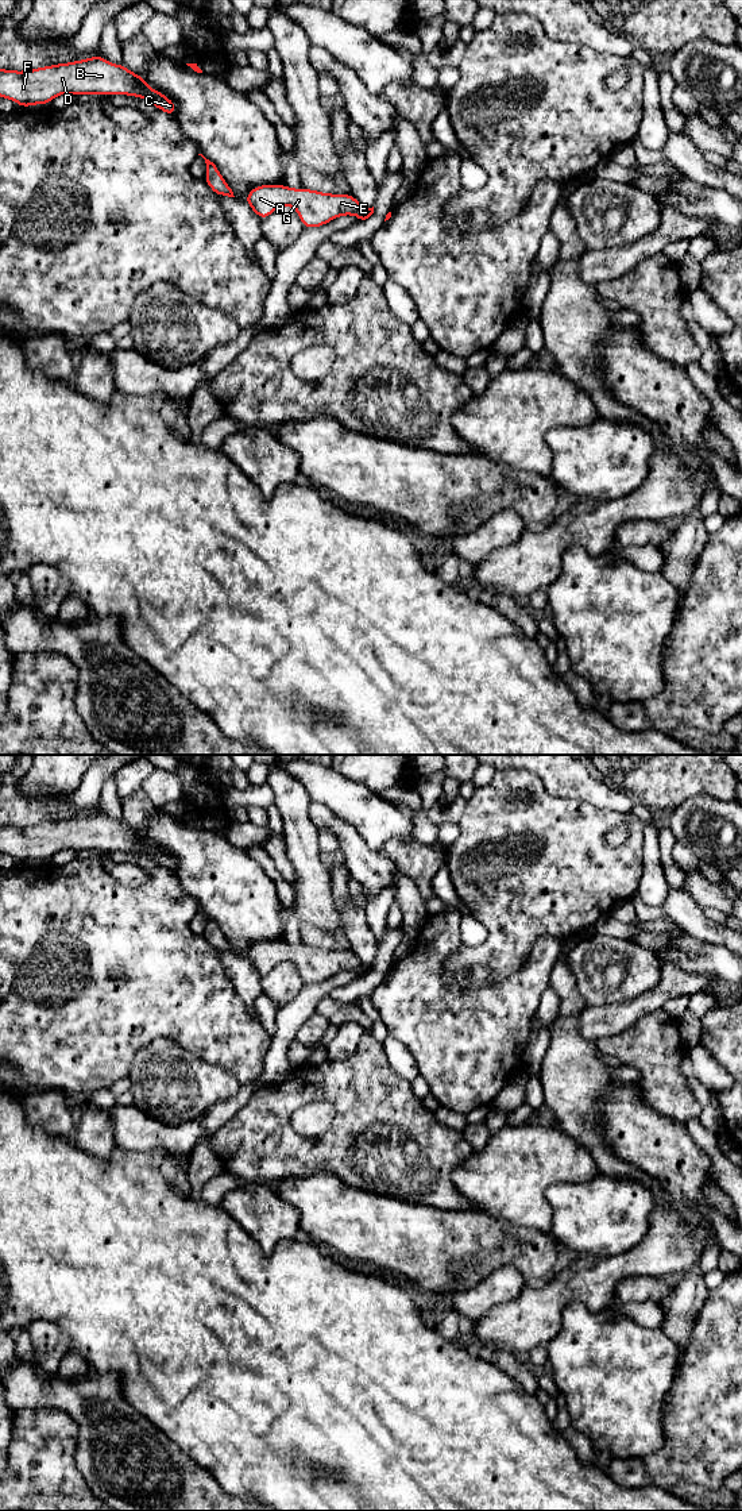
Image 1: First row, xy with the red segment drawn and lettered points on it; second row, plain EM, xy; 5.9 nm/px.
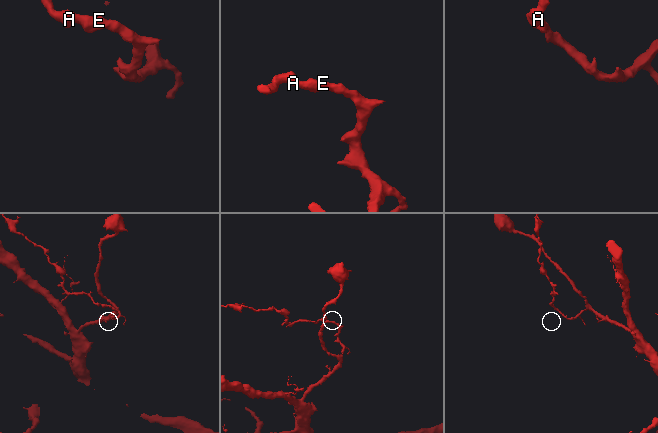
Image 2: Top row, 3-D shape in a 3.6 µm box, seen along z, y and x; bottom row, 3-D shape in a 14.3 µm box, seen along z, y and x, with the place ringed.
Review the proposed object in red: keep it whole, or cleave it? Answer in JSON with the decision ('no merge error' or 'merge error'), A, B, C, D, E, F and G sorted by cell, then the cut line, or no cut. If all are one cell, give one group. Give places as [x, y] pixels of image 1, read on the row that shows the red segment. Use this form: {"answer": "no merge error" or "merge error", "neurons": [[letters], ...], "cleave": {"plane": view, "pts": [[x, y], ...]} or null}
{"answer": "no merge error", "neurons": [["A", "B", "C", "D", "E", "F", "G"]], "cleave": null}

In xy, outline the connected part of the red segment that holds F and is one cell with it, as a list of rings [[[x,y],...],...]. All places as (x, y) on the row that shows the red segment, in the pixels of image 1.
[[[101,55],[24,72],[0,69],[0,97],[13,100],[22,108],[47,105],[63,93],[136,96],[173,117],[177,111],[175,103],[151,89],[142,76],[130,72],[123,63],[111,63]]]

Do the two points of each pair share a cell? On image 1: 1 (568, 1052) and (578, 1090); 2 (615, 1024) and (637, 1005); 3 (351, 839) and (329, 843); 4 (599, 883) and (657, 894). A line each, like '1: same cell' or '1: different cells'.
1: same cell
2: same cell
3: different cells
4: different cells

